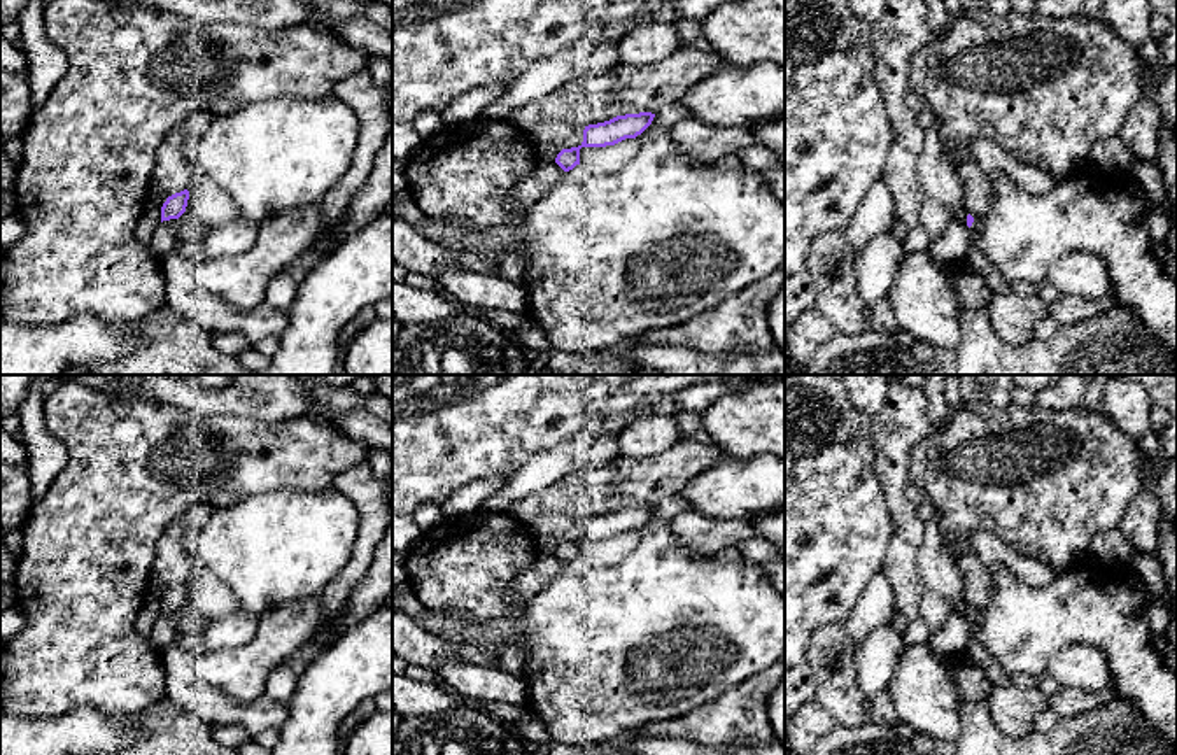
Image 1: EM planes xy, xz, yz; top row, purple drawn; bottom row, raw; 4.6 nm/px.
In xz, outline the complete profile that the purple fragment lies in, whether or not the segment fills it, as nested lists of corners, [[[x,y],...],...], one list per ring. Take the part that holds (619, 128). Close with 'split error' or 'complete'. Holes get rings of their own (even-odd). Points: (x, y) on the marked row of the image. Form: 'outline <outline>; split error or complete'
outline [[[639,112],[639,114],[625,114],[617,116],[610,121],[588,124],[583,130],[583,142],[578,147],[562,149],[555,163],[569,172],[576,165],[580,165],[580,149],[581,147],[606,147],[615,145],[625,138],[636,138],[641,135],[653,121],[655,114]]]; complete

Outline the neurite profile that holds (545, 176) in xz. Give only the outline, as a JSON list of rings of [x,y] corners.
[[[539,163],[524,180],[520,180],[508,194],[506,203],[522,212],[543,198],[562,177],[564,170],[555,163]]]

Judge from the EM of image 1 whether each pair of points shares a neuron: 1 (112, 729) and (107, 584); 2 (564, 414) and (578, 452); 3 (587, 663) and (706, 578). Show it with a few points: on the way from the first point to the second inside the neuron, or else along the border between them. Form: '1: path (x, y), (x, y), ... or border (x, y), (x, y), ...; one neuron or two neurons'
1: border (72, 708), (97, 706), (112, 715), (137, 713); two neurons
2: border (603, 437), (577, 437), (535, 454); two neurons
3: path (617, 647), (641, 642), (676, 608); one neuron

